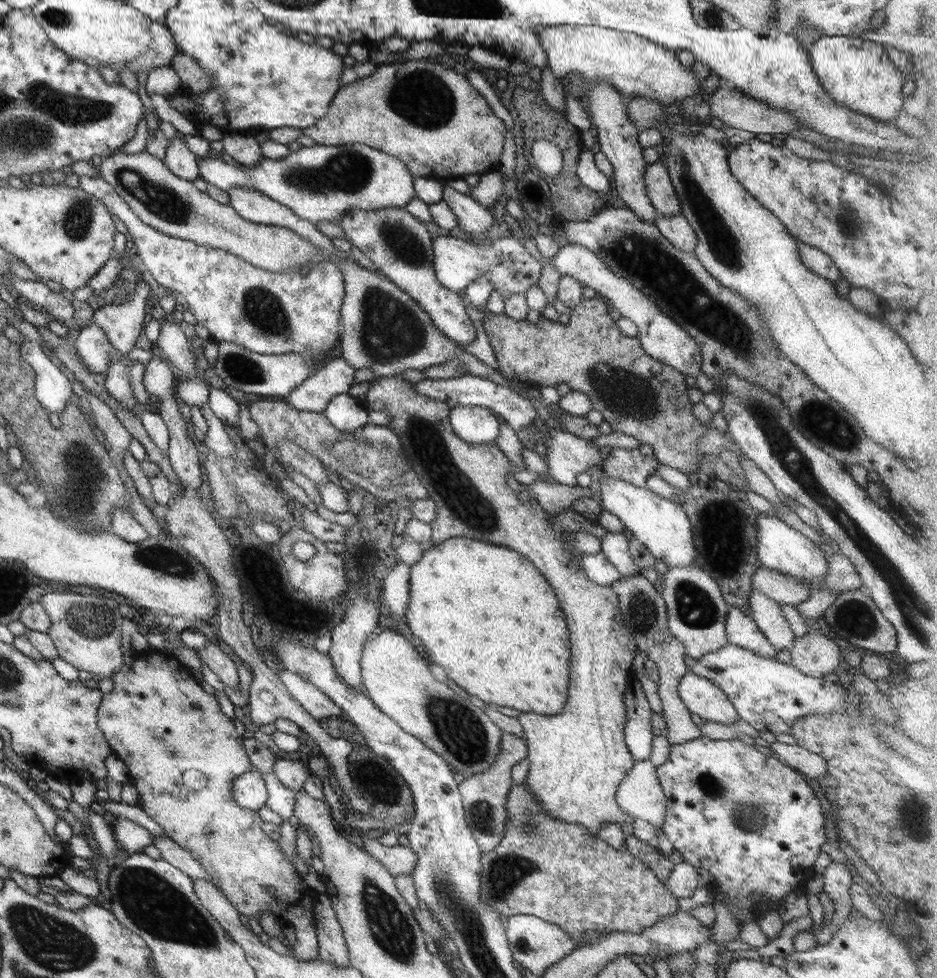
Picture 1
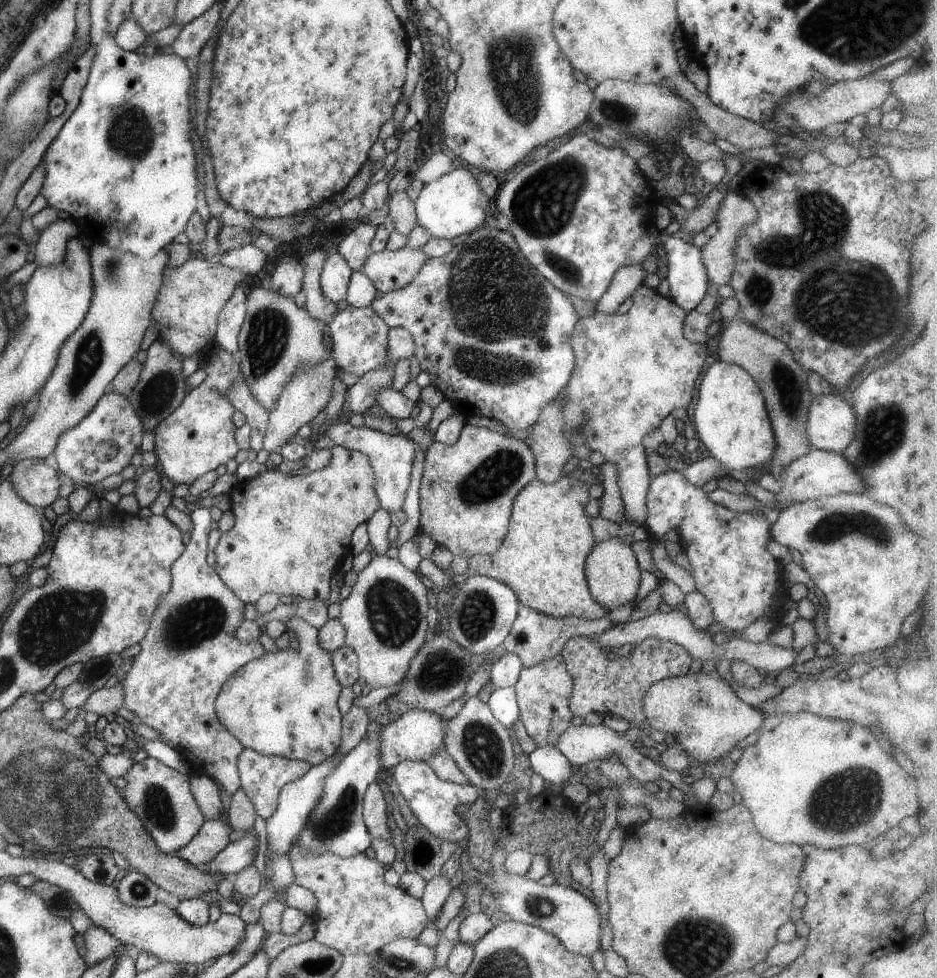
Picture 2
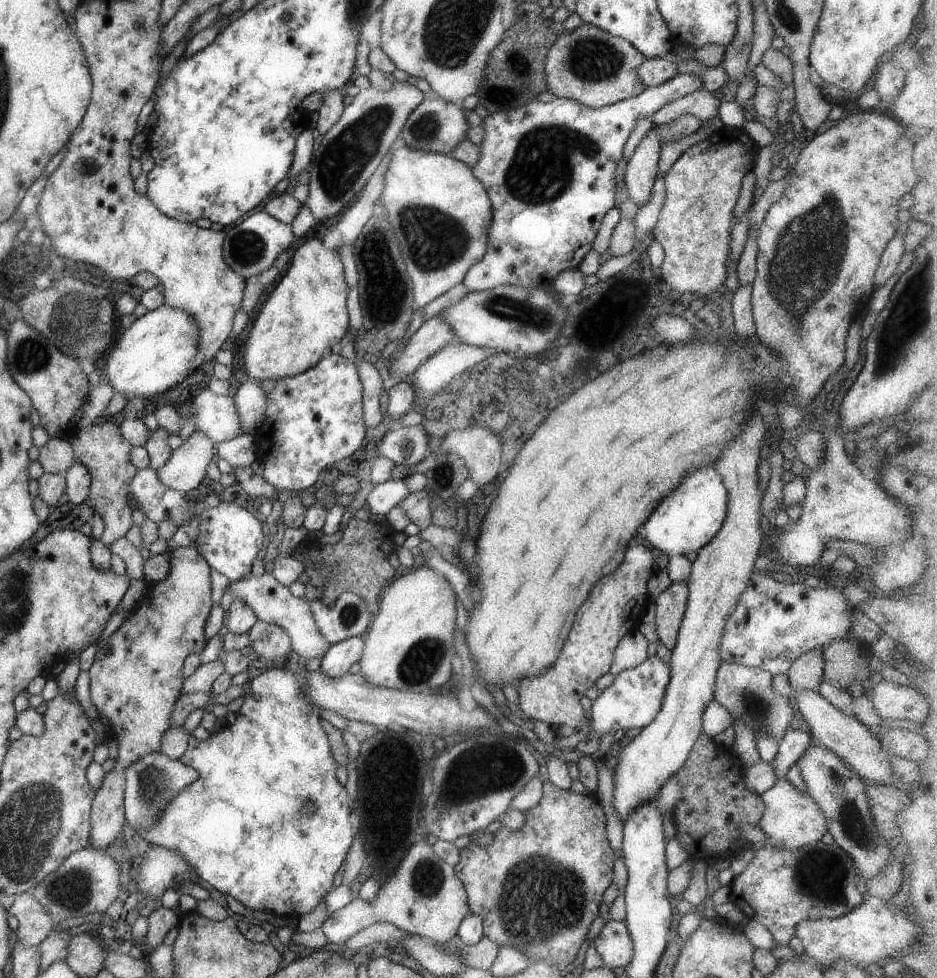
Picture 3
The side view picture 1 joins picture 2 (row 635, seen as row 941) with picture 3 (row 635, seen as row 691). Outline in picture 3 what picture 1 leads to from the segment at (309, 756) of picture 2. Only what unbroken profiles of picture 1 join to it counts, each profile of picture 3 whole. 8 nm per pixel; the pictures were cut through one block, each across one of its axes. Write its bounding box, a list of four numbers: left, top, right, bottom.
[88,546,211,849]

